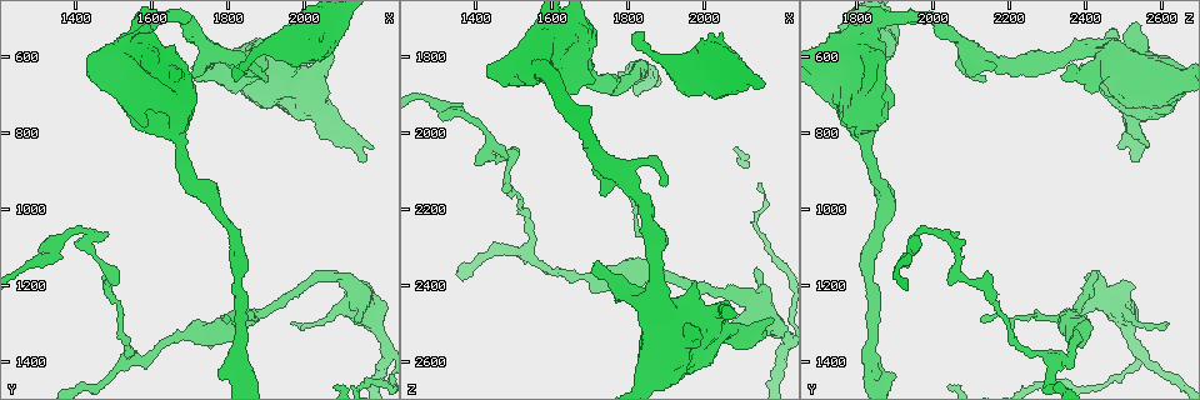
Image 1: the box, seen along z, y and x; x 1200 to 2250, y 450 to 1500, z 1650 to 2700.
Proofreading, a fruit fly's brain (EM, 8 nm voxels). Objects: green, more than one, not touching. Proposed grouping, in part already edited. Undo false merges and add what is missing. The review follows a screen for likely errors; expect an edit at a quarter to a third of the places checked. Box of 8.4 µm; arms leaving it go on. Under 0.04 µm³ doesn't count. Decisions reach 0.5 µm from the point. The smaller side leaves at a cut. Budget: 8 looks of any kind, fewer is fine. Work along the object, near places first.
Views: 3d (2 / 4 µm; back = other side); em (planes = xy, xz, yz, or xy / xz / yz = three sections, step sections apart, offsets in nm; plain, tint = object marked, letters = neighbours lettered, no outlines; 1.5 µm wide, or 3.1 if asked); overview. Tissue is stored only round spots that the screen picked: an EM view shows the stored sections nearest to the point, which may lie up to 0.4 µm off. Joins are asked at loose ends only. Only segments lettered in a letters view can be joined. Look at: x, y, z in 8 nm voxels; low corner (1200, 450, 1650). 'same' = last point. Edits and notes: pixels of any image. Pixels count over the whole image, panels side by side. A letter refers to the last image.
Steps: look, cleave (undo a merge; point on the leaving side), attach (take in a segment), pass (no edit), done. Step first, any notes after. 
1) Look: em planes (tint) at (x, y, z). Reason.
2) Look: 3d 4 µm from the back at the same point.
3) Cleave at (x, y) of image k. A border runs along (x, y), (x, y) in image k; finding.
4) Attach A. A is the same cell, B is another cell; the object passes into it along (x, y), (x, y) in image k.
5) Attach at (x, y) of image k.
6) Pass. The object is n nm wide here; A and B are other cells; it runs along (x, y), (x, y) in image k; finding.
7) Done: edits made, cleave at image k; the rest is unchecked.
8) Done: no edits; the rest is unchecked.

Look: 3d 2 µm at (2130, 1300, 2355).

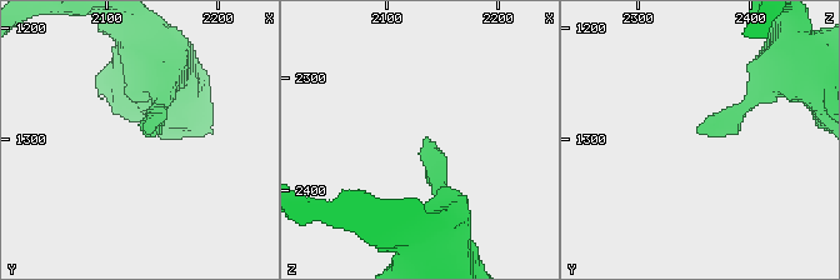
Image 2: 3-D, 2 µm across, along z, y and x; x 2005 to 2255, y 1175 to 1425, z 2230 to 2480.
Look: em planes (letters) at (2134, 1292, 2356).

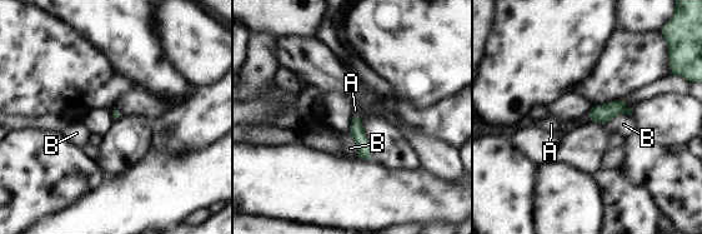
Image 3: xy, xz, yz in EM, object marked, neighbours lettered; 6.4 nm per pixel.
Attach A. The longest contact is with B, 200 nm; A is the same cell, B is another cell; the object passes into it along (601, 114), (587, 118), (551, 124) in image 3; it goes on there.

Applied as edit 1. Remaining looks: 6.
Look: 3d 4 µm at (1790, 1285, 2135). Thin end.

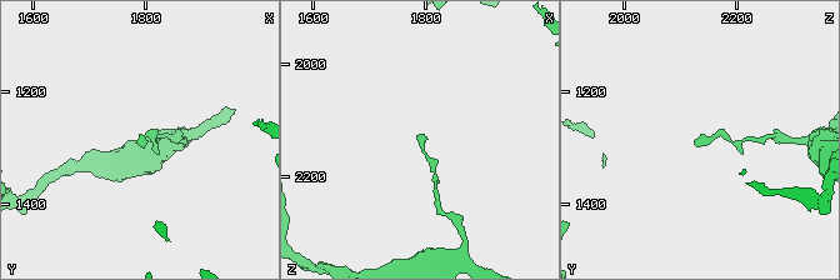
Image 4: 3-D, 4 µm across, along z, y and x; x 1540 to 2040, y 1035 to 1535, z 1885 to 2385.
Look: em yz step 8 (tint) at (1790, 1290, 2125). Shape alone is not enough.

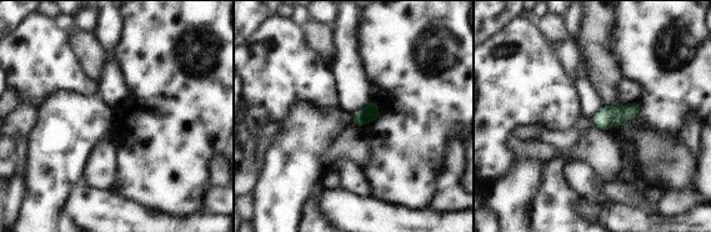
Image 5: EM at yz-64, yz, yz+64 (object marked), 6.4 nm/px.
Look: em planes (letters) at the same point.

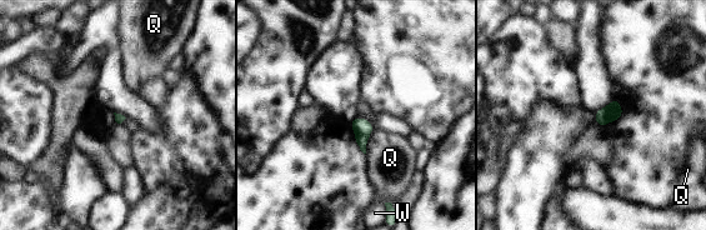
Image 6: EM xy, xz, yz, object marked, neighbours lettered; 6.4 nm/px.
Pass. The object is 60 nm wide here; Q and W are other cells; a border runs along (374, 128), (367, 139), (365, 153) in image 6; no lettered segment goes on from it.

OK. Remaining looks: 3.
Look: 3d 4 µm at (1975, 625, 2390). Free end.

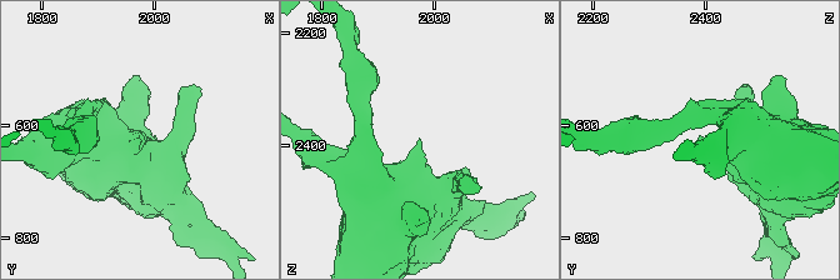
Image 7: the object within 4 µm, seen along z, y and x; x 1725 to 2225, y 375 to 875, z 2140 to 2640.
Look: em planes (letters) at (1975, 620, 2390).

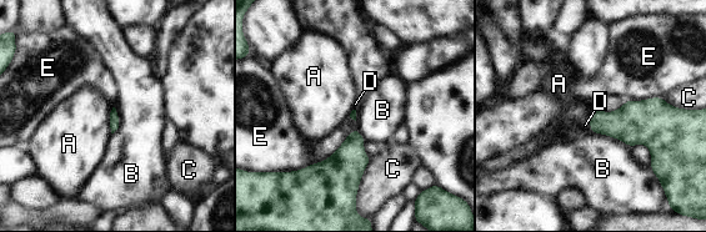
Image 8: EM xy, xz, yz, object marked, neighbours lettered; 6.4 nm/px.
Attach D. The longest contact is with C, 300 nm; D is the same cell, A, B, C and E are other cells; it goes on there.

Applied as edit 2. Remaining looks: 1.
Done: edits made, attach at image 3, attach at image 8; the rest is unchecked.

